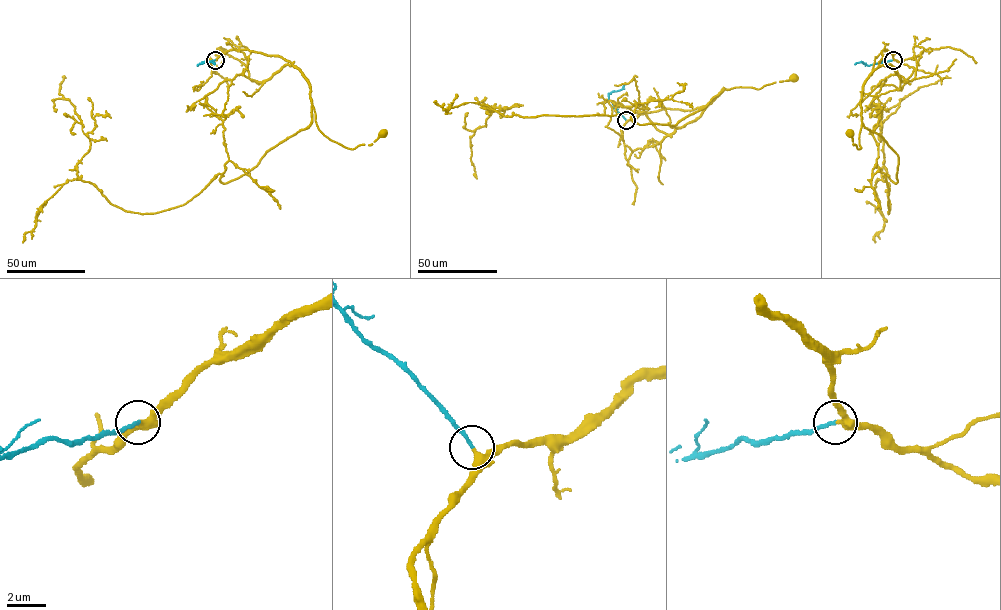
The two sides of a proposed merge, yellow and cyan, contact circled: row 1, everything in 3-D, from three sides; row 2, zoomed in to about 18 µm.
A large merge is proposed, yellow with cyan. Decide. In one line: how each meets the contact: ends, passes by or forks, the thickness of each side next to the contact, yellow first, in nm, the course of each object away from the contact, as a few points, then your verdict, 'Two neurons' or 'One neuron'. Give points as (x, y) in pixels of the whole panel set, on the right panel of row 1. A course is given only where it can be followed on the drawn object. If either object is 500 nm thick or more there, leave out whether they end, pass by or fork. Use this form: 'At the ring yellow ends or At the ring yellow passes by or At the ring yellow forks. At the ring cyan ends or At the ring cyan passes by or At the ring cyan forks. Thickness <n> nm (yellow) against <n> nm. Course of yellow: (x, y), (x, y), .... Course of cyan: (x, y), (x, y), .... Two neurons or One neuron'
At the ring yellow forks. At the ring cyan ends. Thickness 260 nm (yellow) against 170 nm. Course of yellow: (893, 60), (887, 49), (882, 51), (879, 65), (863, 86), (859, 149), (853, 144), (850, 133). Course of cyan: (893, 60), (869, 65), (856, 62). One neuron

